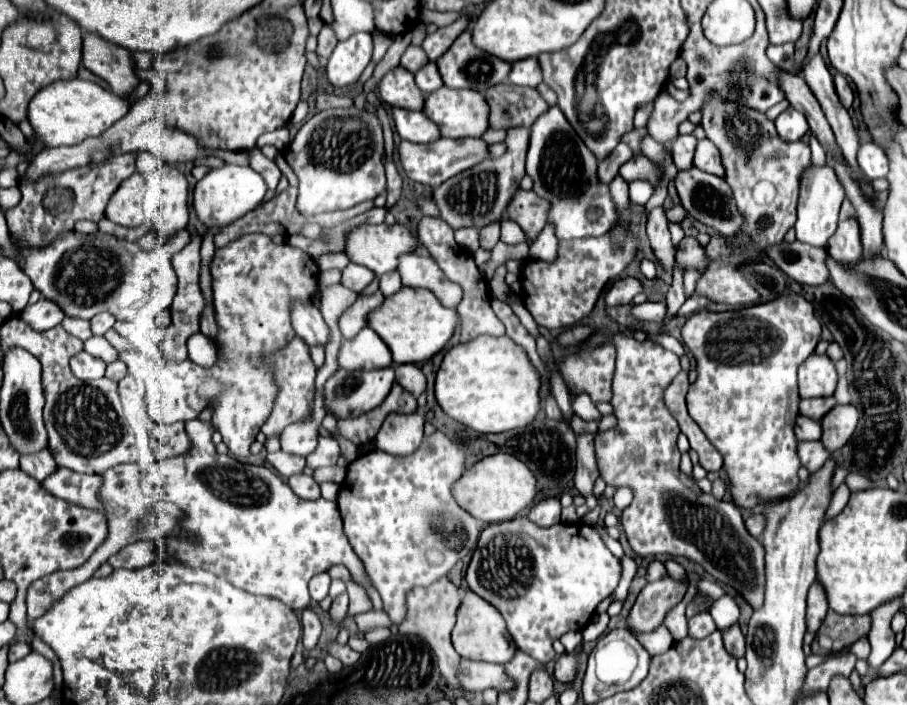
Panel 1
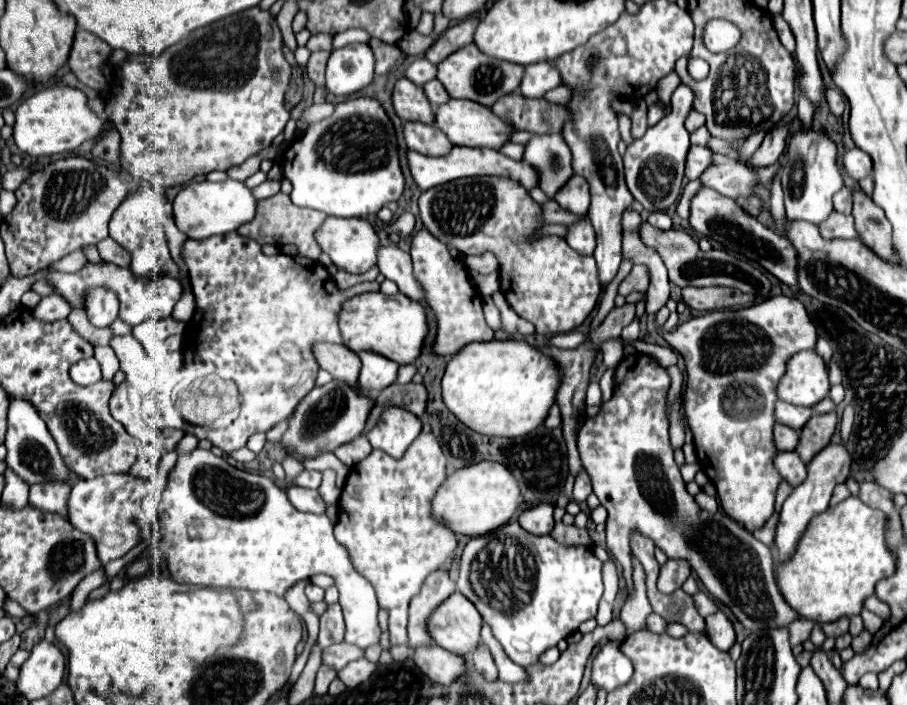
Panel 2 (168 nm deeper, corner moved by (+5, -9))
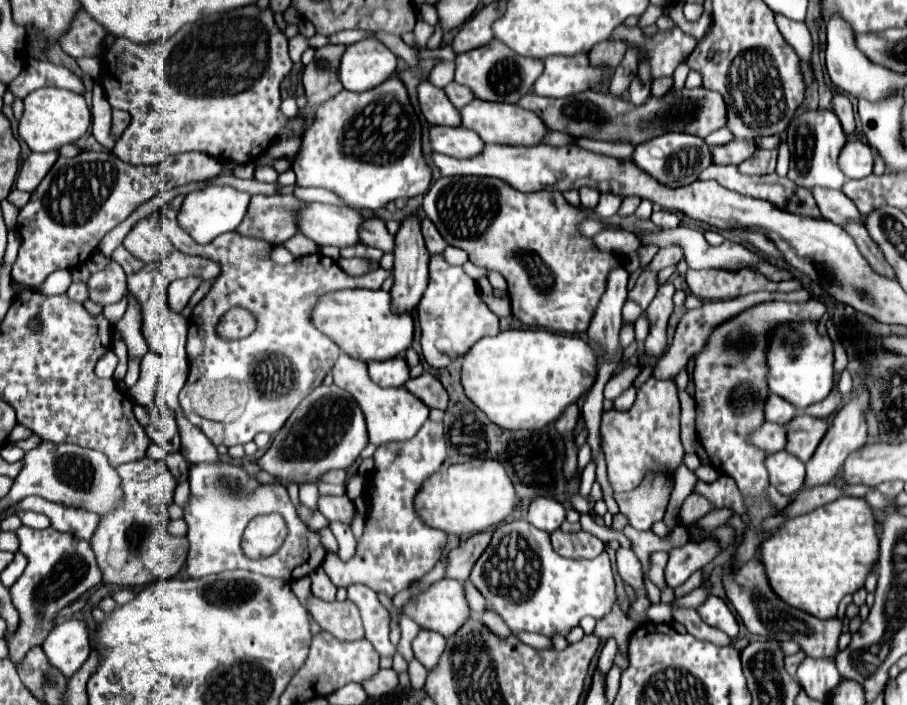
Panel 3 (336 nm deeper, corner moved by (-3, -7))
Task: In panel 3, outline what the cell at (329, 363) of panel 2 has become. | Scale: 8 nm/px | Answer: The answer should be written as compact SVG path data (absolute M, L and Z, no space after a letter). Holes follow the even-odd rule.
M342 353L332 367L332 375L334 375L334 385L348 391L360 405L364 419L366 419L368 441L376 447L382 443L388 443L388 441L404 441L404 439L412 437L412 433L416 433L420 429L420 425L428 419L430 409L418 397L408 393L408 389L404 389L404 387L382 389L380 385L372 383L364 361L356 361L356 359L348 357L346 353Z

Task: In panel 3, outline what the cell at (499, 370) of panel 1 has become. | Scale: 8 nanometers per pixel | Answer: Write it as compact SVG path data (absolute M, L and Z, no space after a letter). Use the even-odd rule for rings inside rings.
M510 329L494 337L480 339L466 355L462 365L462 385L464 393L478 405L492 423L504 429L528 429L536 431L556 421L560 413L576 403L582 395L590 391L596 381L598 359L592 347L580 337L568 337L560 333L550 333L546 329Z

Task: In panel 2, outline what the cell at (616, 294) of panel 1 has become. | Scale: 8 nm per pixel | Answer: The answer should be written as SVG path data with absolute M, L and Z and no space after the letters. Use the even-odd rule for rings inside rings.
M634 265L634 269L630 271L630 275L620 283L618 295L626 297L628 293L634 293L634 291L644 293L646 289L648 289L648 273L646 273L646 267L644 265Z

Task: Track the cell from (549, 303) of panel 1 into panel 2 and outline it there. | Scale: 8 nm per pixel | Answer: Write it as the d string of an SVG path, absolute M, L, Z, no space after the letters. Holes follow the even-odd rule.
M466 177L458 181L450 181L428 189L420 195L420 217L422 223L436 239L448 243L448 247L458 249L464 255L484 253L486 249L492 251L500 261L500 291L504 293L510 307L526 321L534 323L538 335L556 335L568 333L580 327L589 317L598 303L602 292L598 267L594 257L580 255L562 237L542 237L538 241L528 241L534 229L540 227L536 223L536 215L540 215L540 205L530 199L528 191L510 177Z

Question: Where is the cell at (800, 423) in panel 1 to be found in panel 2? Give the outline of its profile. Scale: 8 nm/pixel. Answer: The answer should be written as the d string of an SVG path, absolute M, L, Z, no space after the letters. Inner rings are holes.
M776 423L774 427L774 443L778 447L778 451L794 451L796 445L800 441L800 431L786 427L782 423Z

